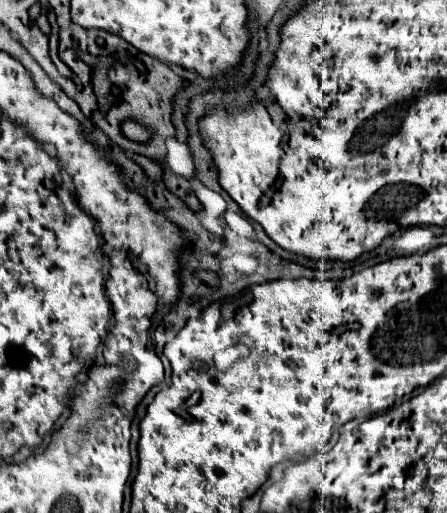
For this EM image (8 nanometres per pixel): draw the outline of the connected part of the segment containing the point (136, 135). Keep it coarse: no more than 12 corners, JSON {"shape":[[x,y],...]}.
{"shape":[[125,122],[123,132],[127,138],[145,142],[149,130],[137,122]]}

